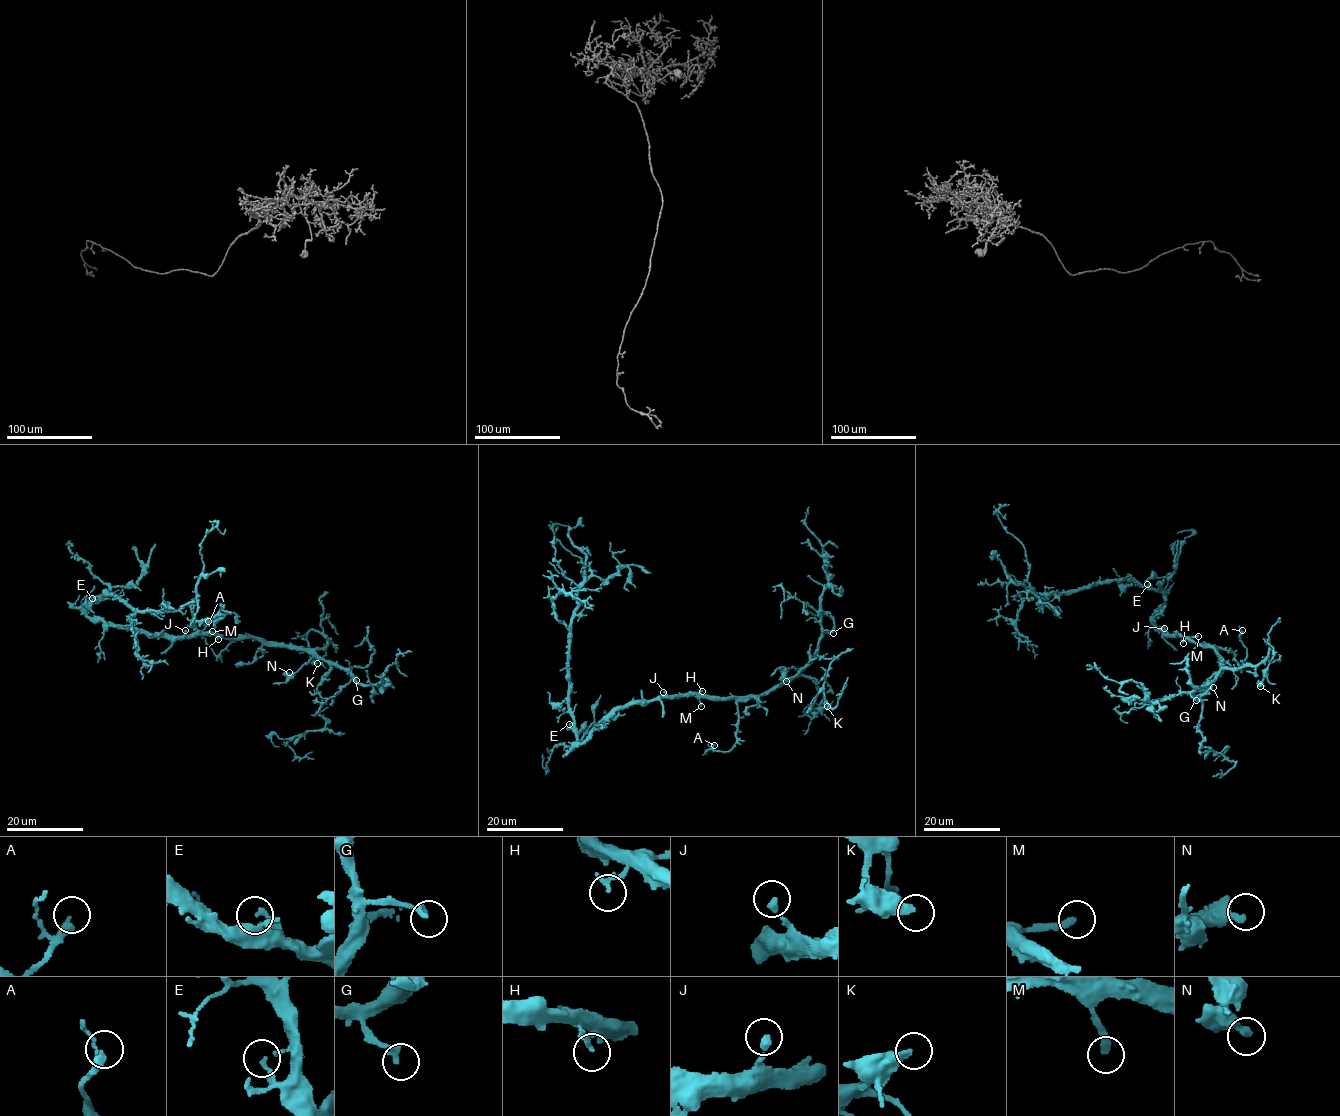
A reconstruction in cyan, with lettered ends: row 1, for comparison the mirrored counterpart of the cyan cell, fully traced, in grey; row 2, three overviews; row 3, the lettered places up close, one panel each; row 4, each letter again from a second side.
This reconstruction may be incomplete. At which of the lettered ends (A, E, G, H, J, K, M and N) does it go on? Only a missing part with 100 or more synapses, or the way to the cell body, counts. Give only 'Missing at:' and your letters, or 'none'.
Missing at: none

